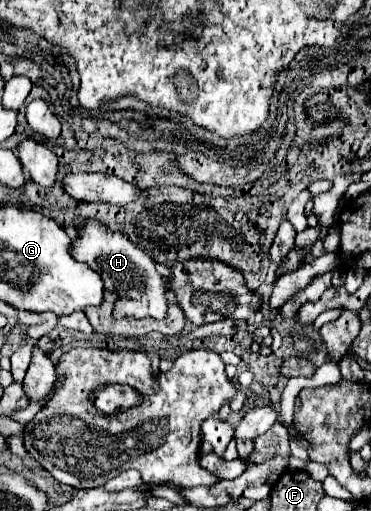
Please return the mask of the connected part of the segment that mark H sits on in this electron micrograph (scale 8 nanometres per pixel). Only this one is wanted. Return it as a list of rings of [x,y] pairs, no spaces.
[[[86,218],[86,222],[76,228],[76,238],[72,240],[72,256],[78,262],[92,266],[92,270],[100,274],[104,286],[120,294],[120,300],[114,308],[116,318],[152,316],[156,320],[162,320],[166,316],[166,280],[156,272],[152,258],[148,258],[144,250],[132,246],[132,242],[118,230],[110,230],[108,226]]]

